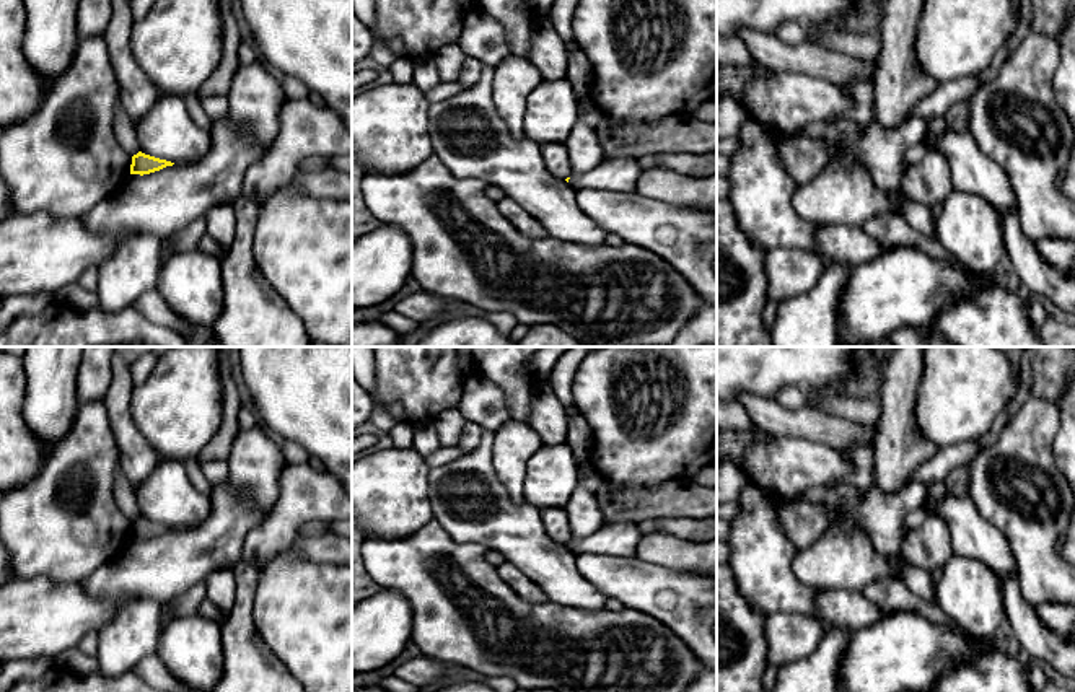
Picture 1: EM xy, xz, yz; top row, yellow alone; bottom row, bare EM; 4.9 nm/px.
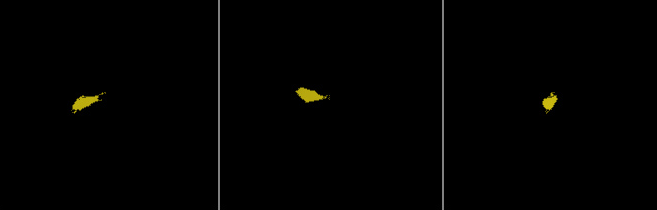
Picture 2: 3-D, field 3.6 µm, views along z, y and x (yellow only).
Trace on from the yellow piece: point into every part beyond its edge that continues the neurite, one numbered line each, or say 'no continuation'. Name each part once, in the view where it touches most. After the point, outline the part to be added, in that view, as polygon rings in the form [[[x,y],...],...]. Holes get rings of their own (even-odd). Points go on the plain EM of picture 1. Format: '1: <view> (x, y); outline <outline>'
1: xz (621, 539); outline [[[604,523],[596,532],[581,539],[570,541],[568,549],[573,555],[598,554],[598,555],[621,555],[634,557],[640,542],[640,531],[632,523]]]

